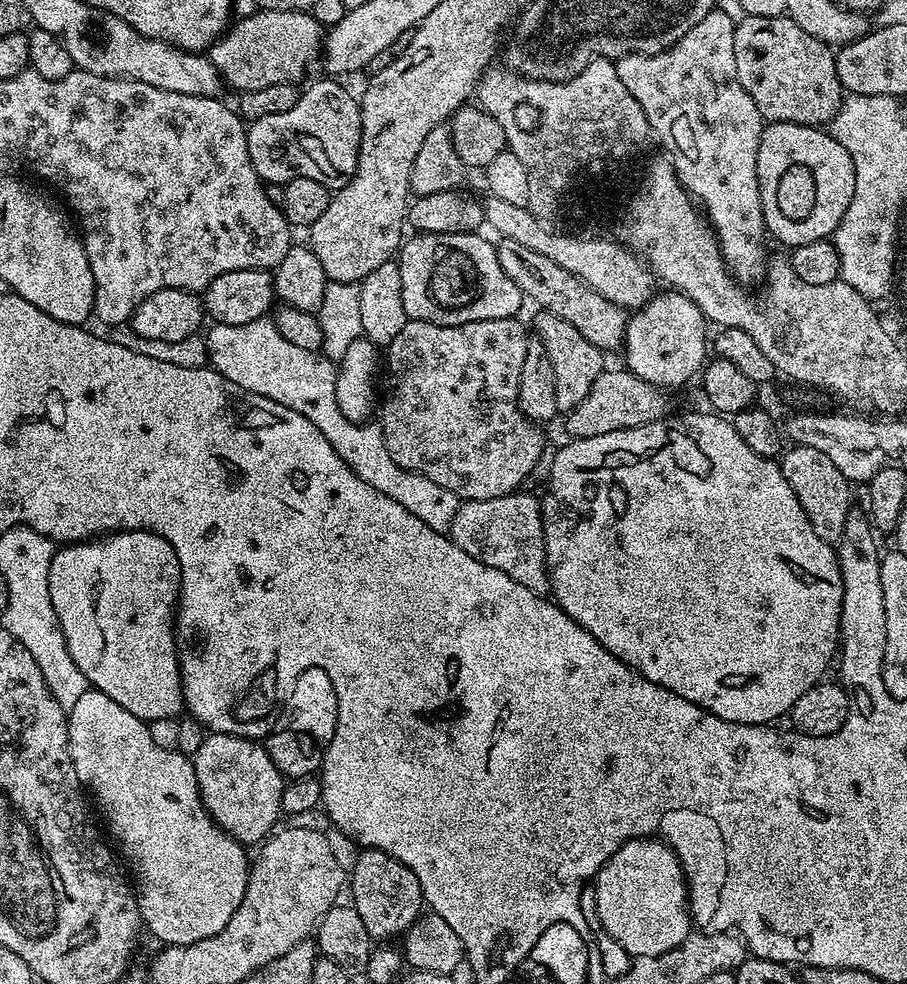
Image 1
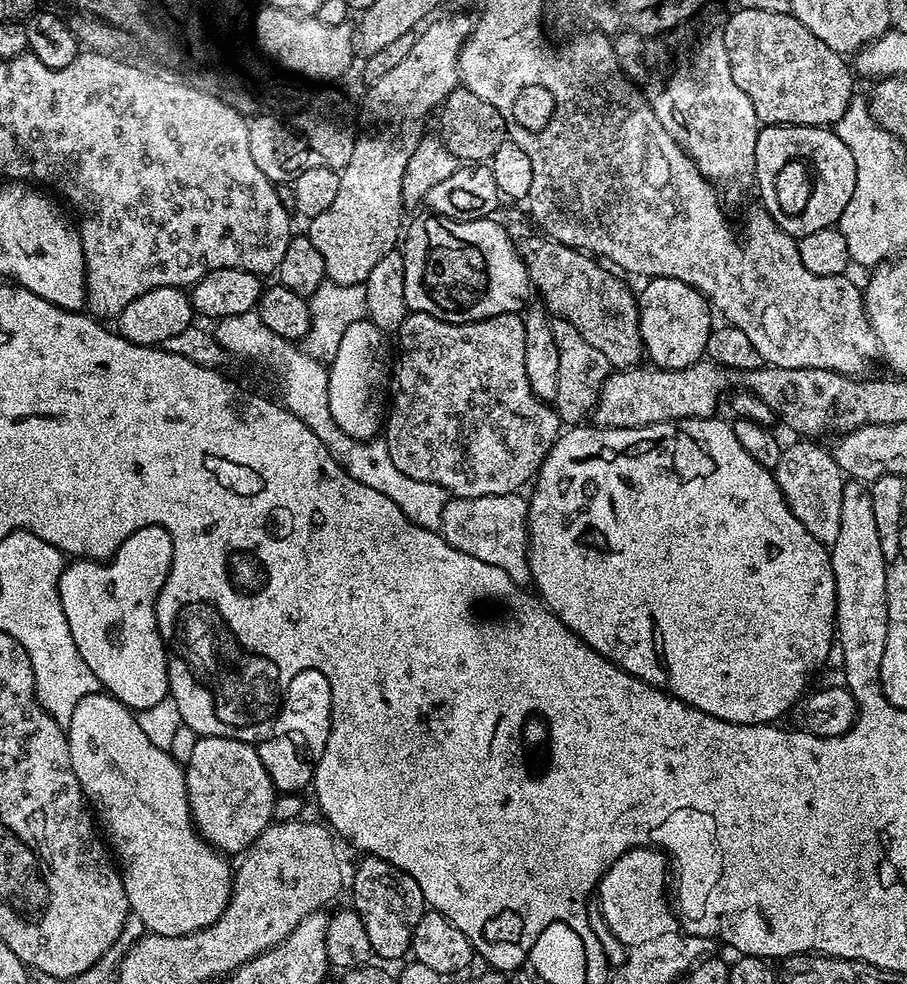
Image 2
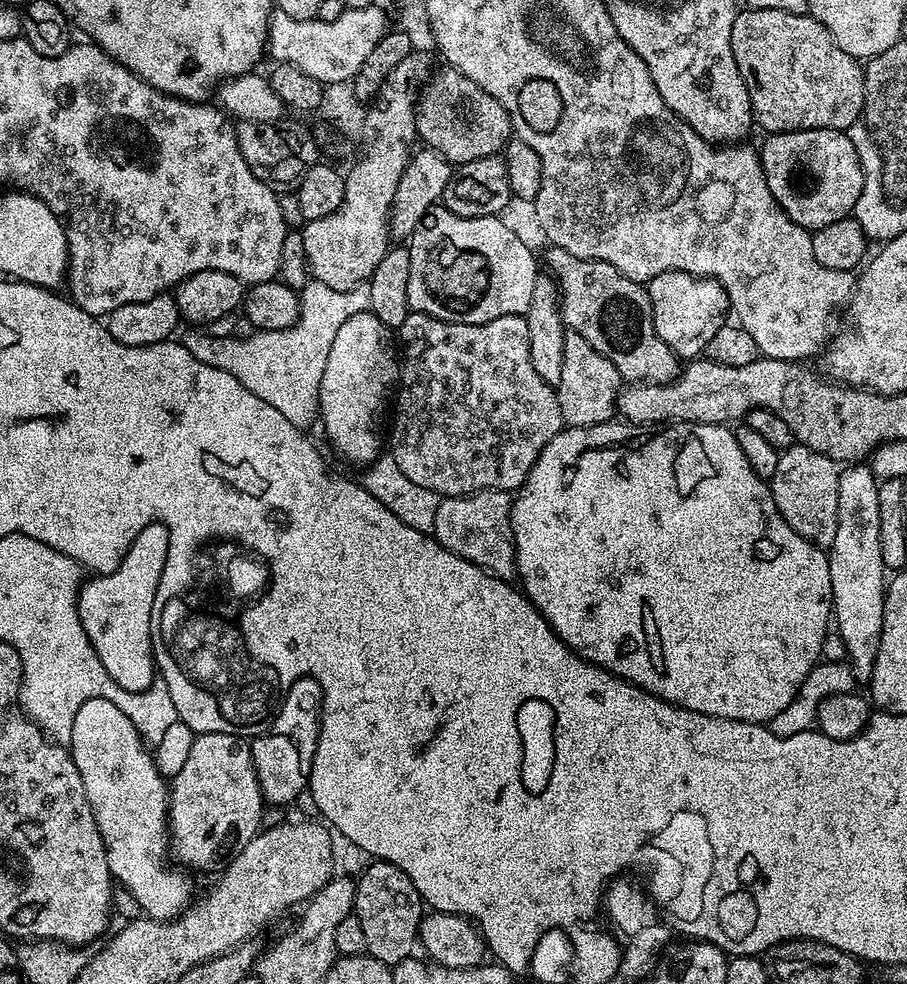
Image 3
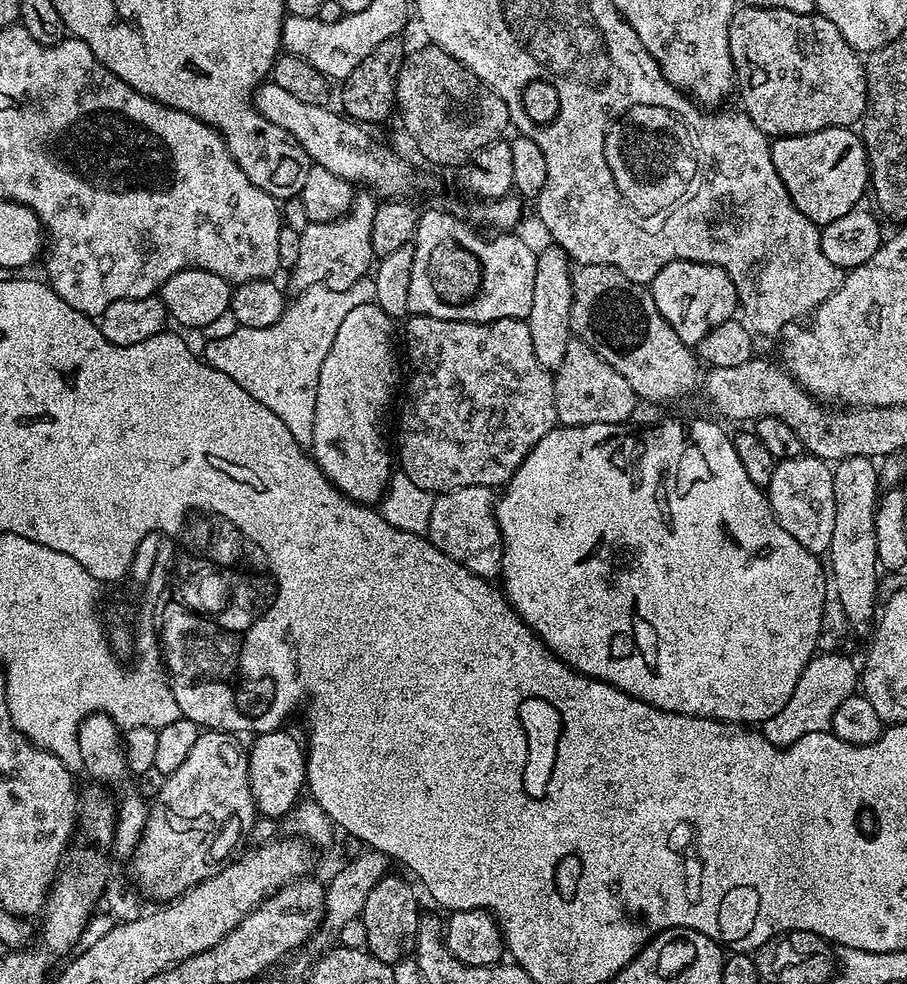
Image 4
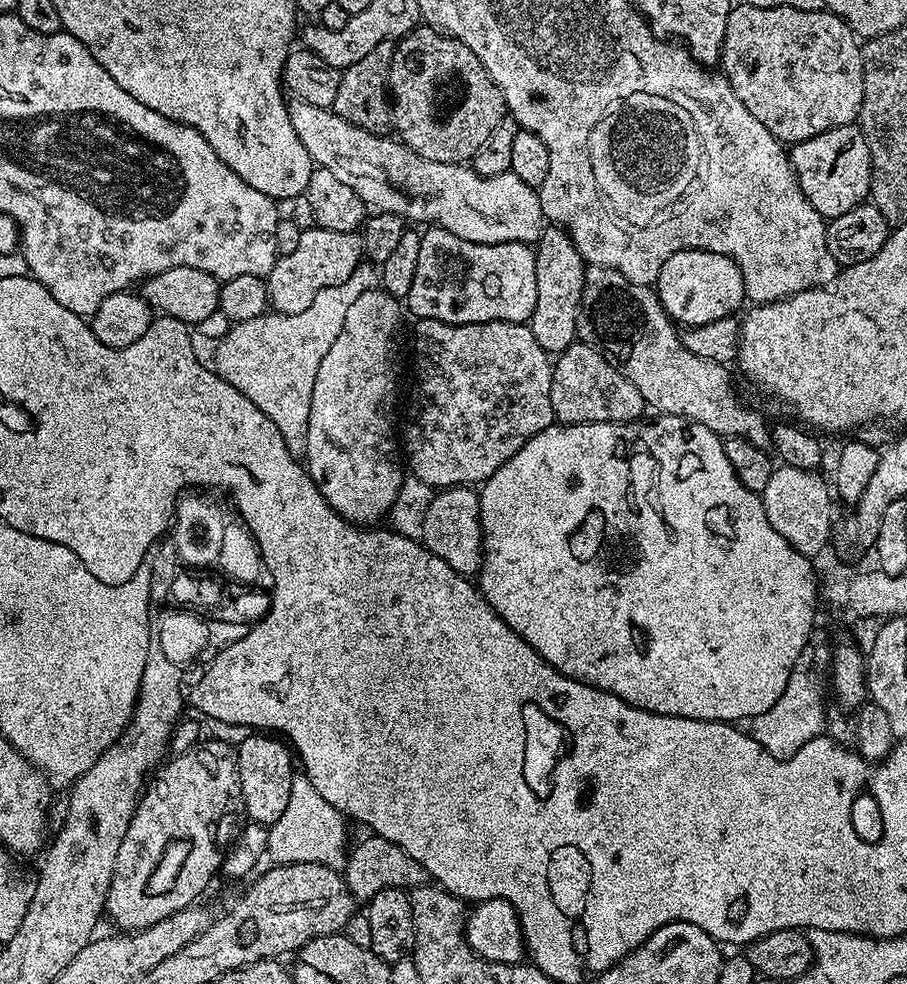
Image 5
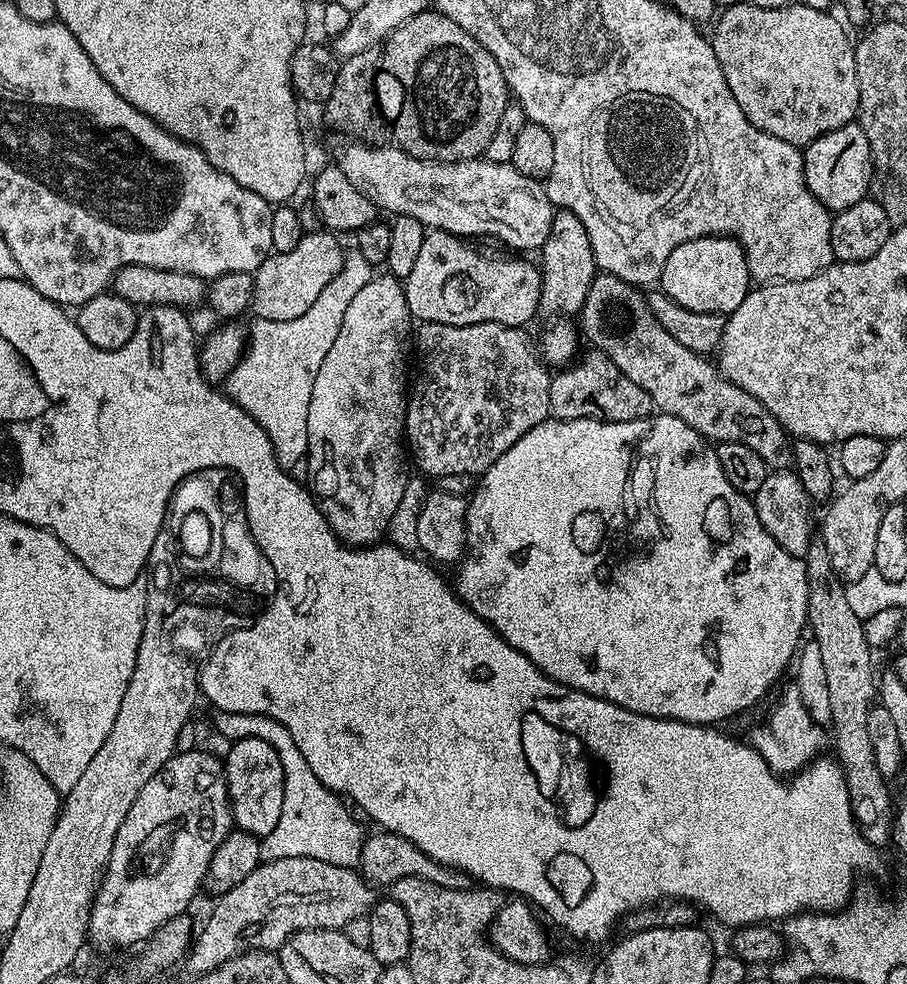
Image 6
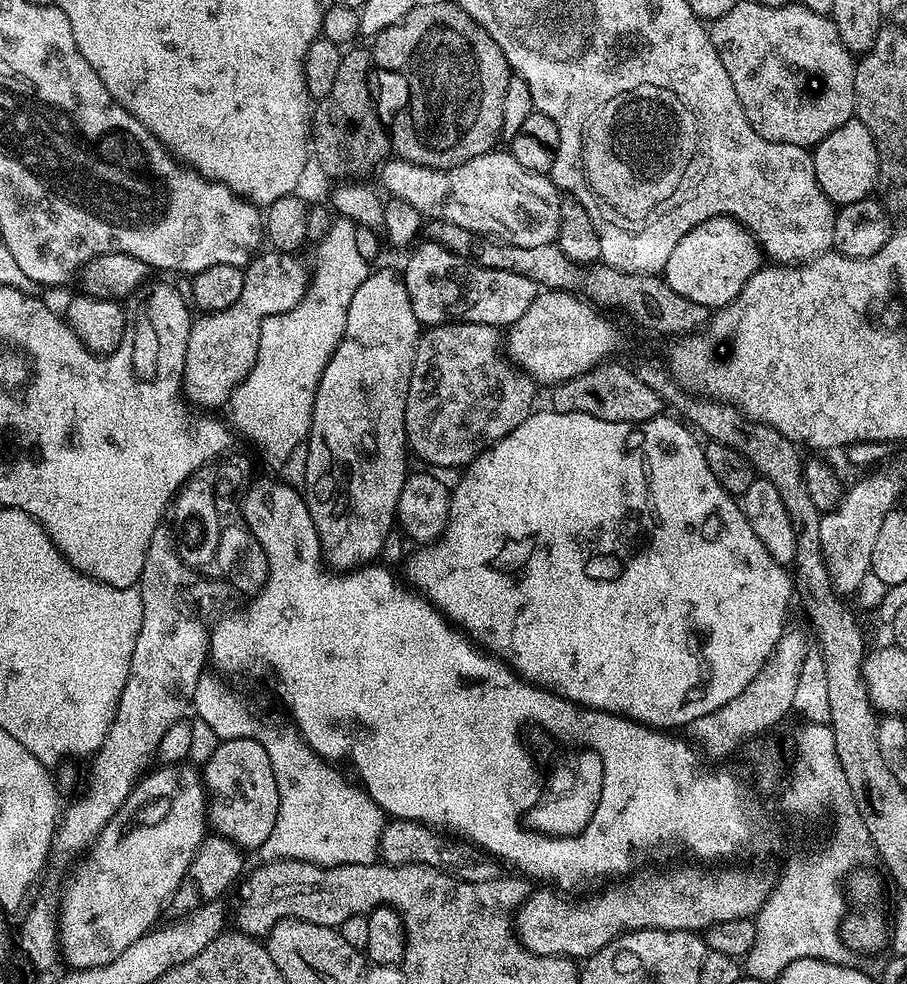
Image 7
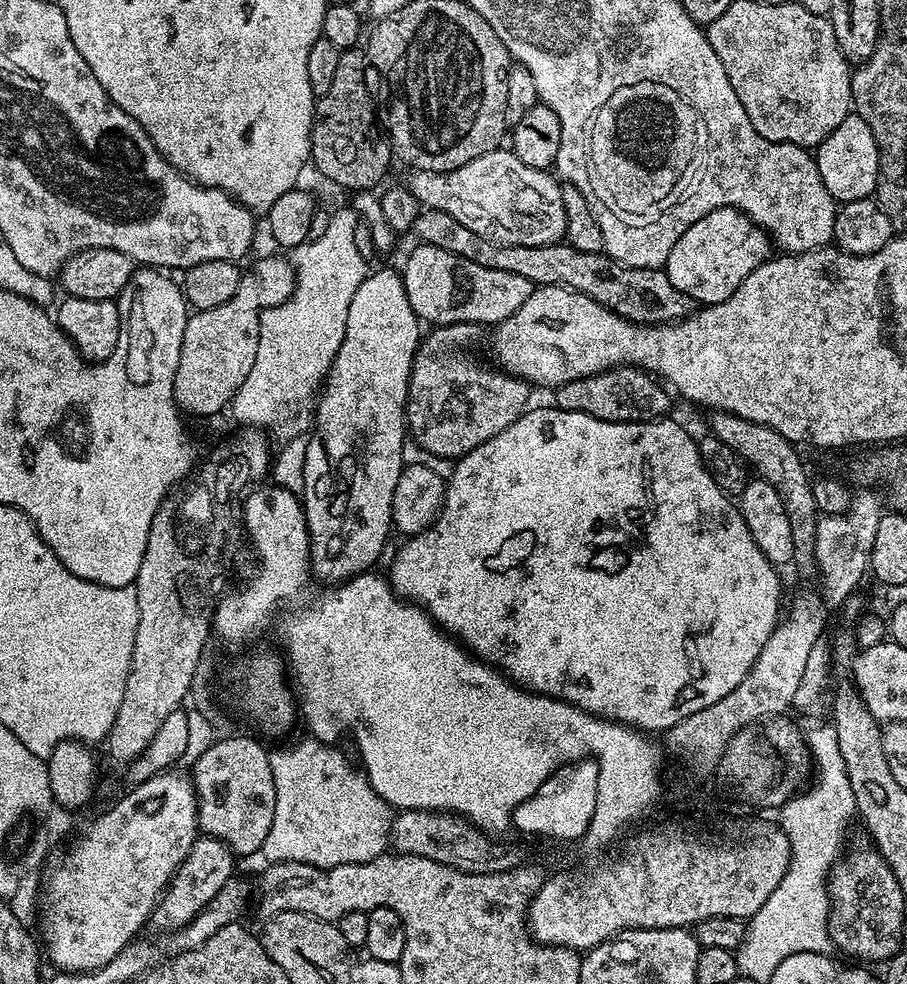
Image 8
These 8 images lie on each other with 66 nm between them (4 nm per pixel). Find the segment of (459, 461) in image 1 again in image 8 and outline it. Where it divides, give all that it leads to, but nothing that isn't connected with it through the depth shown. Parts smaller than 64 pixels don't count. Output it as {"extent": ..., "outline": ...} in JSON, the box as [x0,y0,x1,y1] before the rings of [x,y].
{"extent":[406,324,530,462],"outline":[[[446,324],[436,326],[432,332],[423,337],[416,357],[412,363],[412,377],[408,379],[408,406],[406,409],[406,428],[414,439],[420,443],[424,452],[432,456],[441,456],[444,460],[455,462],[460,457],[474,450],[474,446],[482,446],[494,434],[502,434],[506,426],[510,426],[523,412],[528,411],[528,391],[530,385],[527,380],[519,380],[517,376],[501,370],[499,367],[487,368],[476,356],[471,356],[466,349],[471,346],[482,332],[478,324]]]}

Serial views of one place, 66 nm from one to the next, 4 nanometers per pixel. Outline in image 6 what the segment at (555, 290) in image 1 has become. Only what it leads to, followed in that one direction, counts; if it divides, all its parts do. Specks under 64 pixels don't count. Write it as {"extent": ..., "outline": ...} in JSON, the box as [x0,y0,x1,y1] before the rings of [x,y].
{"extent":[578,275,793,470],"outline":[[[596,275],[586,294],[586,302],[580,307],[578,328],[583,339],[585,336],[595,351],[605,352],[610,362],[614,362],[614,366],[618,366],[618,370],[622,370],[622,374],[626,374],[626,378],[634,382],[634,386],[642,386],[642,390],[650,394],[653,409],[659,410],[665,416],[682,418],[686,426],[693,428],[699,436],[703,436],[709,442],[742,442],[742,446],[754,450],[754,454],[758,454],[762,462],[768,464],[769,469],[788,470],[793,467],[793,441],[778,422],[778,418],[774,418],[774,414],[770,414],[770,410],[766,410],[766,406],[762,406],[758,398],[746,394],[746,390],[734,386],[734,382],[727,380],[719,367],[713,361],[712,364],[708,361],[711,359],[705,358],[699,352],[686,350],[686,346],[682,346],[678,338],[672,337],[662,327],[662,322],[654,318],[647,295],[637,285],[628,284],[617,276]]]}

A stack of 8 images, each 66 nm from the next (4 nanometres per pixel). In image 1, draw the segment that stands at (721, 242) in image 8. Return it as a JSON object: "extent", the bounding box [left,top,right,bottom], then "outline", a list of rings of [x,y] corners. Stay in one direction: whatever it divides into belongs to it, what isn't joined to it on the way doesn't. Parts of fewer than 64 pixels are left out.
{"extent":[623,290,710,388],"outline":[[[664,290],[661,296],[660,293],[653,295],[647,304],[631,313],[624,335],[623,363],[627,371],[656,388],[680,388],[706,363],[707,352],[710,352],[708,331],[710,328],[702,310],[689,296],[675,290]]]}

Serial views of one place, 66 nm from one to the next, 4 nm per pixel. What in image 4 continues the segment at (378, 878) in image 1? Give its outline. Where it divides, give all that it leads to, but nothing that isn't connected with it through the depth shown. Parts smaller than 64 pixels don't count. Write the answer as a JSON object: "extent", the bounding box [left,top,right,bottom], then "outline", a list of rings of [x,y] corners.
{"extent":[362,874,422,966],"outline":[[[389,874],[383,876],[366,897],[366,906],[362,913],[368,943],[366,950],[383,964],[394,966],[399,960],[409,959],[413,955],[412,951],[417,951],[422,909],[416,901],[417,889],[413,888],[402,877]]]}

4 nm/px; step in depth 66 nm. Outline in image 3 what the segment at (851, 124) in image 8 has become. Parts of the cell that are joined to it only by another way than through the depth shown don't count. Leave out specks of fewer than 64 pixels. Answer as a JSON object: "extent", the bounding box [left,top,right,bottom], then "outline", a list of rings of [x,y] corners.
{"extent":[758,128,864,230],"outline":[[[815,128],[797,132],[774,132],[767,139],[758,148],[766,184],[770,186],[770,194],[774,194],[778,206],[782,206],[784,213],[793,222],[803,228],[815,230],[853,215],[858,194],[862,194],[864,175],[858,154],[854,150],[854,142],[850,142],[847,131],[839,128]]]}

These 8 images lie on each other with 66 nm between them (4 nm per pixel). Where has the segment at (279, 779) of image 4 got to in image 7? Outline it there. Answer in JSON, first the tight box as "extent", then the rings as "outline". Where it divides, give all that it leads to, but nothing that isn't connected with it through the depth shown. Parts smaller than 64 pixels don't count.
{"extent":[202,738,278,850],"outline":[[[234,738],[221,740],[208,761],[202,764],[202,775],[210,797],[210,824],[219,835],[230,838],[245,850],[259,850],[270,838],[278,818],[278,782],[274,782],[274,766],[256,740]]]}

